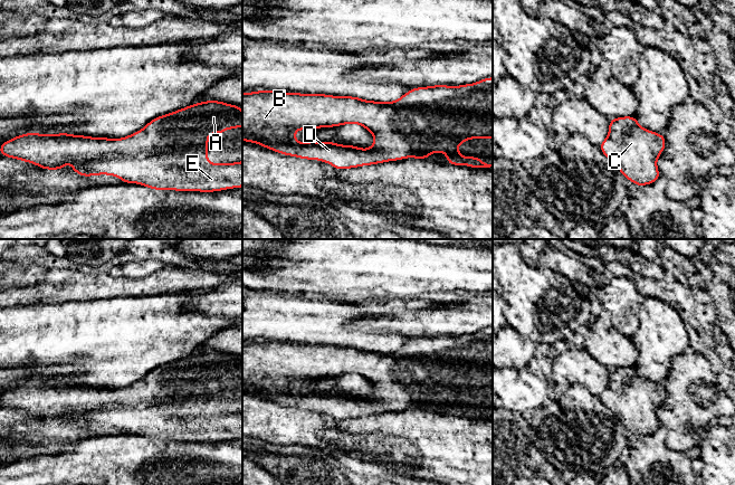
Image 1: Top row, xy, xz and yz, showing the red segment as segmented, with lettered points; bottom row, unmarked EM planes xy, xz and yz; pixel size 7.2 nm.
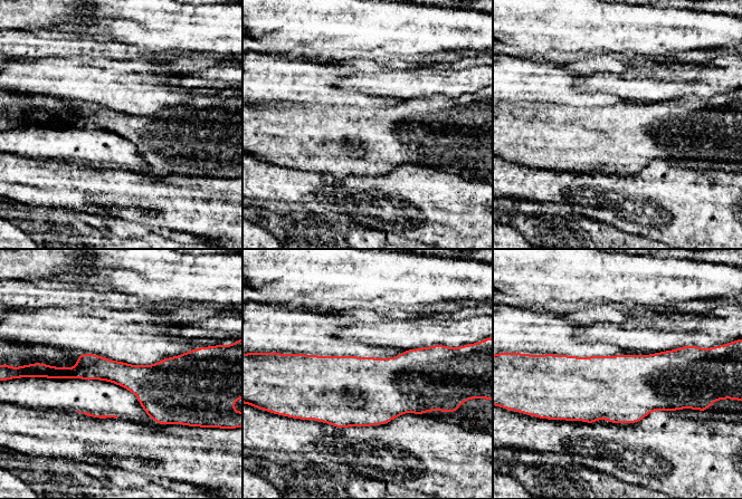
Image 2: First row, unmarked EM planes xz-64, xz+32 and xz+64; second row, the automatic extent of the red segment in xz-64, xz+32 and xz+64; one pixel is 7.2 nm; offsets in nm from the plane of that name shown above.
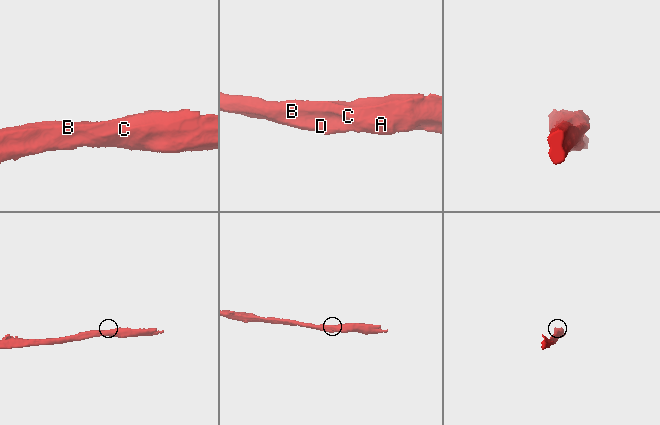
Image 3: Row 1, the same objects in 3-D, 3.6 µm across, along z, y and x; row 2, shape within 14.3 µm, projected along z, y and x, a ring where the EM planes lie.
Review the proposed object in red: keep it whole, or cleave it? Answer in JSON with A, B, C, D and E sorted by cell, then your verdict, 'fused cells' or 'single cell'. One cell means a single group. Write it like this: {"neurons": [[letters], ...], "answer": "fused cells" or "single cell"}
{"neurons": [["A", "B", "C", "D", "E"]], "answer": "single cell"}

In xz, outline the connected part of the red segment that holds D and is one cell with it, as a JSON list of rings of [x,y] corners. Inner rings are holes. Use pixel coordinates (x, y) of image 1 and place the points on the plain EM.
[[[493,327],[460,336],[414,337],[393,352],[277,341],[242,343],[242,391],[262,396],[279,405],[322,411],[336,420],[405,408],[427,410],[436,402],[447,406],[447,415],[474,419],[493,417],[478,407],[464,407],[458,403],[458,396],[470,389],[493,389]],[[354,373],[373,384],[372,398],[360,399],[356,396],[342,396],[332,391],[299,393],[294,386],[298,380],[317,380]]]

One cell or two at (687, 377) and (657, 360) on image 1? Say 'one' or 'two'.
two

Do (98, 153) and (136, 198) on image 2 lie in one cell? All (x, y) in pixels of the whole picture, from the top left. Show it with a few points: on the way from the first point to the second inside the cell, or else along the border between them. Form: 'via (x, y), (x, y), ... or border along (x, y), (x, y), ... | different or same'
border along (117, 166), (143, 173) | different

